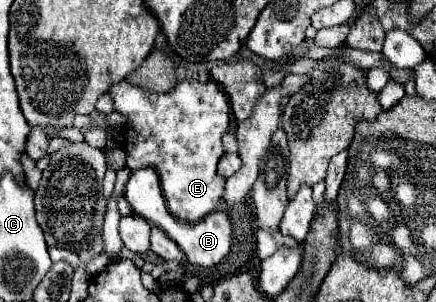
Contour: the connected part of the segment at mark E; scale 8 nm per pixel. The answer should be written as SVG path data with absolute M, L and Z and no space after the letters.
M185 79L167 93L151 93L149 89L139 89L137 85L119 81L111 85L109 95L115 103L115 111L127 119L127 123L123 125L123 135L125 135L123 149L127 153L127 167L131 171L141 167L157 169L167 207L177 219L199 221L211 211L215 211L225 189L225 177L217 175L217 161L225 153L221 145L221 137L229 129L229 121L231 121L231 113L229 113L231 107L227 105L227 95L221 89L221 85L215 81L201 83L197 79Z

